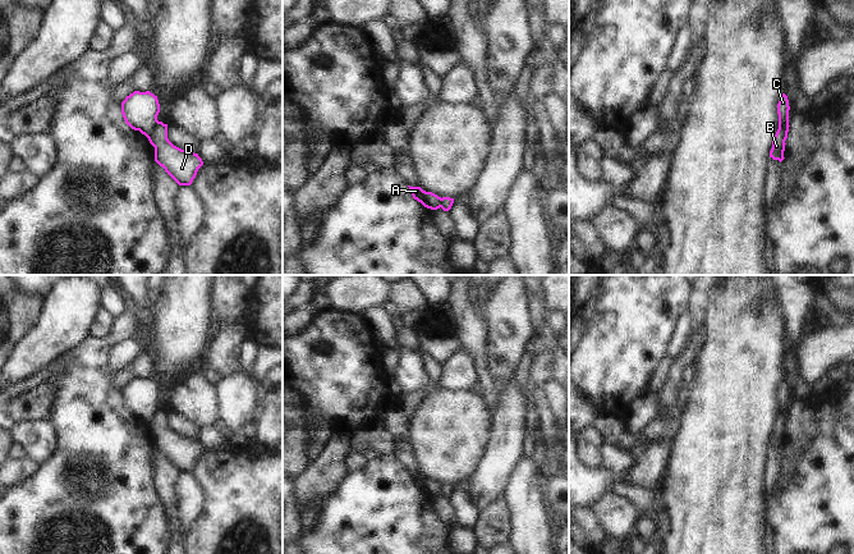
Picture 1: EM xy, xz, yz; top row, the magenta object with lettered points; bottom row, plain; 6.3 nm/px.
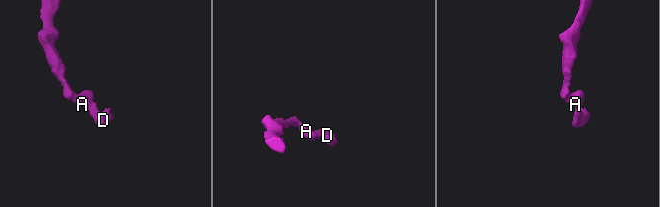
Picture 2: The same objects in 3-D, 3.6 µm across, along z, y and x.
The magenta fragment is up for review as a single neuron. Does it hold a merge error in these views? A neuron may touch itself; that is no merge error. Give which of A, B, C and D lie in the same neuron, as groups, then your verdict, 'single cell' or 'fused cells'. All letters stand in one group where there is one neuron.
A C / B D; fused cells

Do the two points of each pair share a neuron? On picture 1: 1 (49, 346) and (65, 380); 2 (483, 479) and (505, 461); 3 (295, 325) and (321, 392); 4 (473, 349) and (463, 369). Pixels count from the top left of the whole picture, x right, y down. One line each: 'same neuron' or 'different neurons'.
1: different neurons
2: same neuron
3: different neurons
4: different neurons

